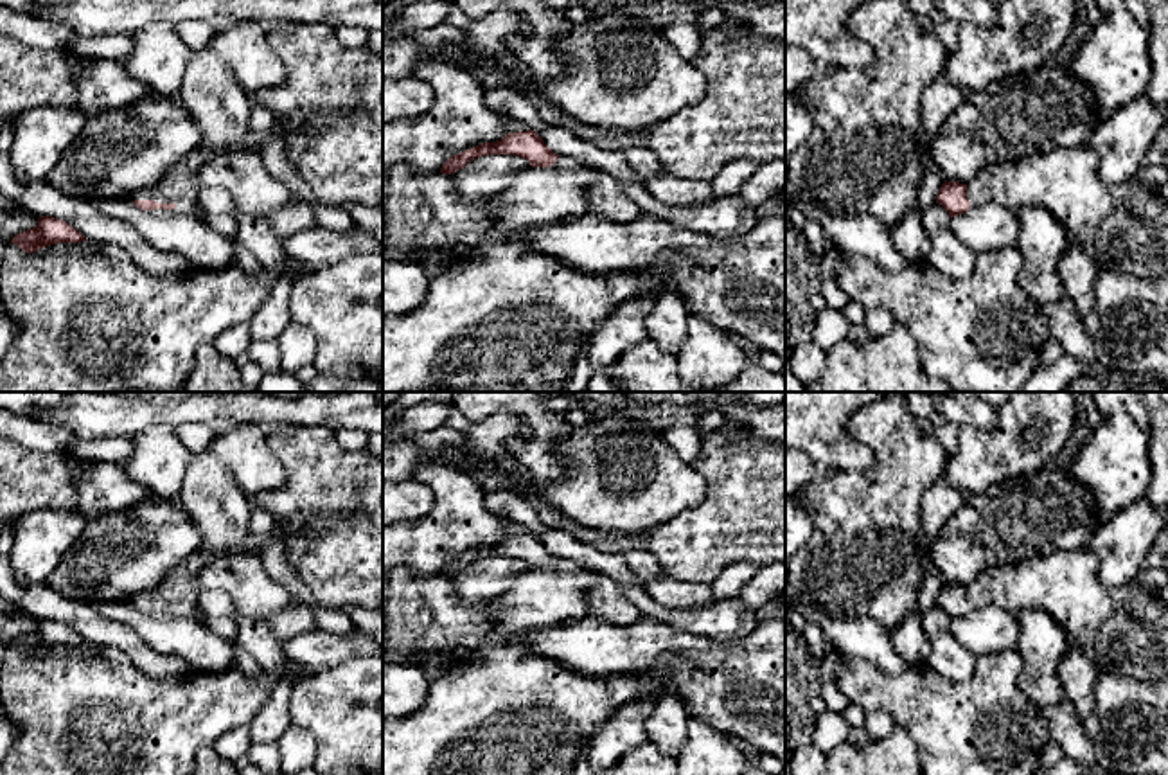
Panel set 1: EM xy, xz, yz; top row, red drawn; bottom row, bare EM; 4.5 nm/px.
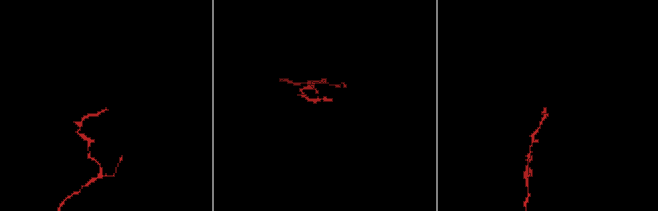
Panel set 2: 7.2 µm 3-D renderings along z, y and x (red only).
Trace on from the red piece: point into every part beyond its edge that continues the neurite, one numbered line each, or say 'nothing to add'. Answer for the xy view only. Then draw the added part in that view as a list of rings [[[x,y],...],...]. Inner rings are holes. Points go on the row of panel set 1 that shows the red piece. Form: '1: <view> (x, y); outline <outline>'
1: xy (180, 184); outline [[[194,149],[185,158],[171,165],[155,183],[129,194],[129,200],[155,200],[158,203],[174,203],[171,212],[194,214],[205,219],[207,212],[199,205],[203,182],[199,171],[208,160],[207,149]]]

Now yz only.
1: yz (1123, 227); outline [[[1089,146],[1055,147],[1021,160],[985,165],[967,182],[970,209],[995,201],[1019,212],[1024,207],[1049,210],[1098,268],[1112,268],[1134,277],[1168,273],[1168,185],[1155,187],[1132,178],[1105,185],[1098,178],[1098,156]]]

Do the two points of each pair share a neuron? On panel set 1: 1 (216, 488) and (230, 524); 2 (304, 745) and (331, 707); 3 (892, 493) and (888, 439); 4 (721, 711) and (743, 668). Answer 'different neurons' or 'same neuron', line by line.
1: same neuron
2: different neurons
3: same neuron
4: same neuron

